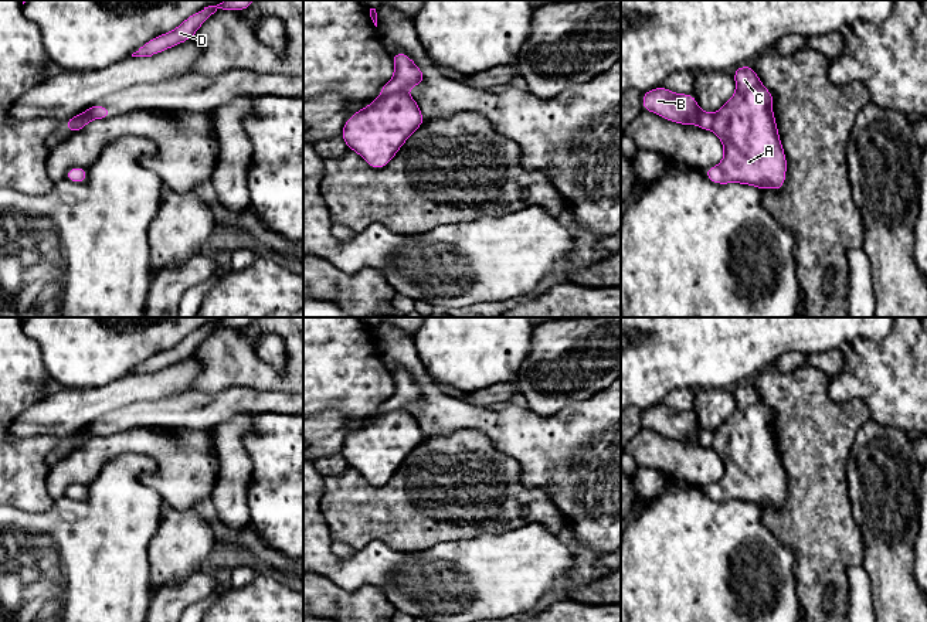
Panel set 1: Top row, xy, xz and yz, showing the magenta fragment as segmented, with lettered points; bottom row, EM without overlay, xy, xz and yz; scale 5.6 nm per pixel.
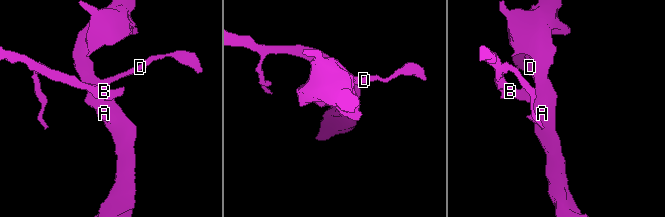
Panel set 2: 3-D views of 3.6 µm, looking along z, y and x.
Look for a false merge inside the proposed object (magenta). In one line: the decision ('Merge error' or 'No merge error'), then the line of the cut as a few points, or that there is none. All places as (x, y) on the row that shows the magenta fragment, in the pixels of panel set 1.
Merge error. Split along xz (404, 91), (381, 95)

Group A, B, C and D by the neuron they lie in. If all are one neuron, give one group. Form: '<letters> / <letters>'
A C D / B

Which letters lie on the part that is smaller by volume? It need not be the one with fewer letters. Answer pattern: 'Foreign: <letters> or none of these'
Foreign: B

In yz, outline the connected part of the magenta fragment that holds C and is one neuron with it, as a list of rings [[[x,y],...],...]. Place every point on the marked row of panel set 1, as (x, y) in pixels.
[[[743,65],[733,71],[734,95],[714,113],[712,130],[720,139],[724,156],[716,167],[707,167],[704,176],[714,184],[748,184],[760,190],[780,191],[787,176],[787,156],[772,113],[774,96],[761,84],[753,67]]]

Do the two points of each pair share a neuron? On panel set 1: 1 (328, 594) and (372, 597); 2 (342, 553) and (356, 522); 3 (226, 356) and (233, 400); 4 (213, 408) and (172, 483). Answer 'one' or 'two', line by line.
1: one
2: two
3: two
4: two

